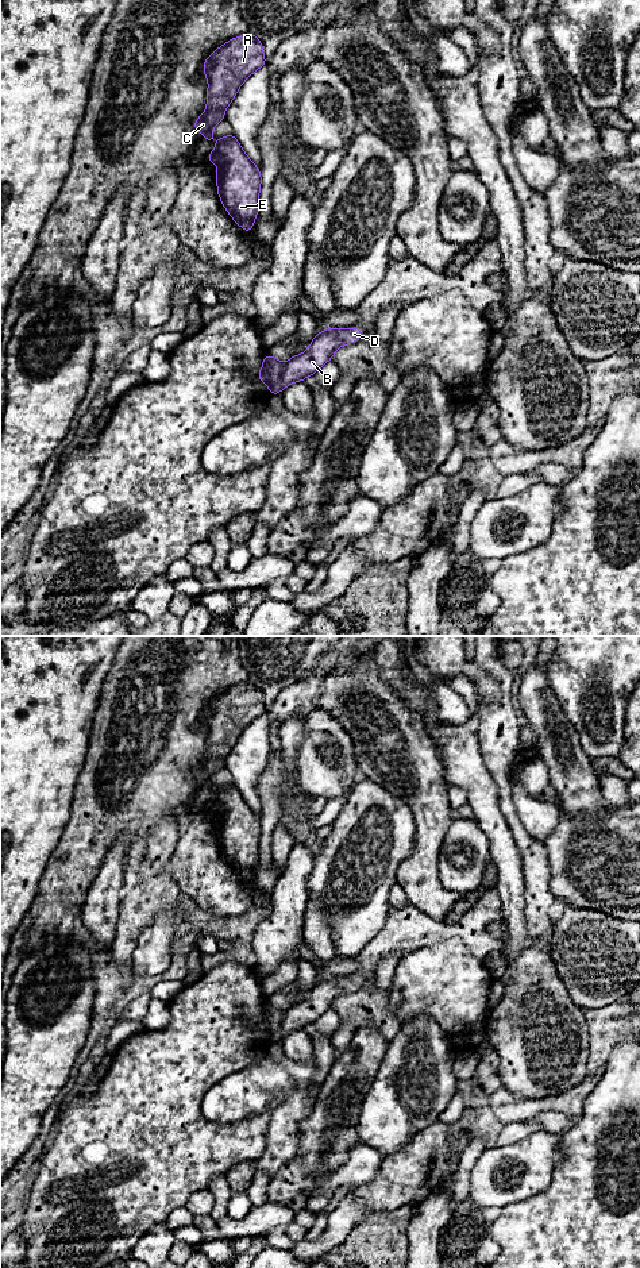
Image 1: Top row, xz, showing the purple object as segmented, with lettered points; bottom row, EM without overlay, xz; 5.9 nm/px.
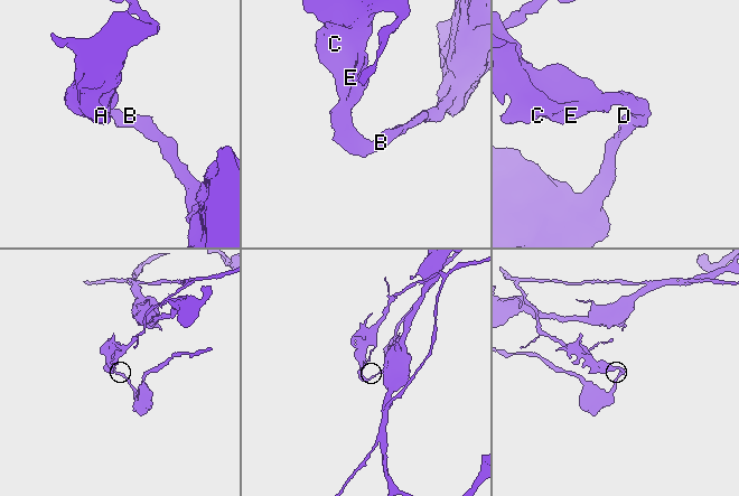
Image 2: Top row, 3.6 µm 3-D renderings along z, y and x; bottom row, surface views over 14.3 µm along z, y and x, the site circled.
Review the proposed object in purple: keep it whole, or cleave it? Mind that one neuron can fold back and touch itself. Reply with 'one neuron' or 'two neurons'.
two neurons

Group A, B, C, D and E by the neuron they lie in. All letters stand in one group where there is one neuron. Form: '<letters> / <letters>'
A C E / B D

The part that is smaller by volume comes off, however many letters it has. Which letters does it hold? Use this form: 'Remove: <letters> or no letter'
Remove: A, C, E

